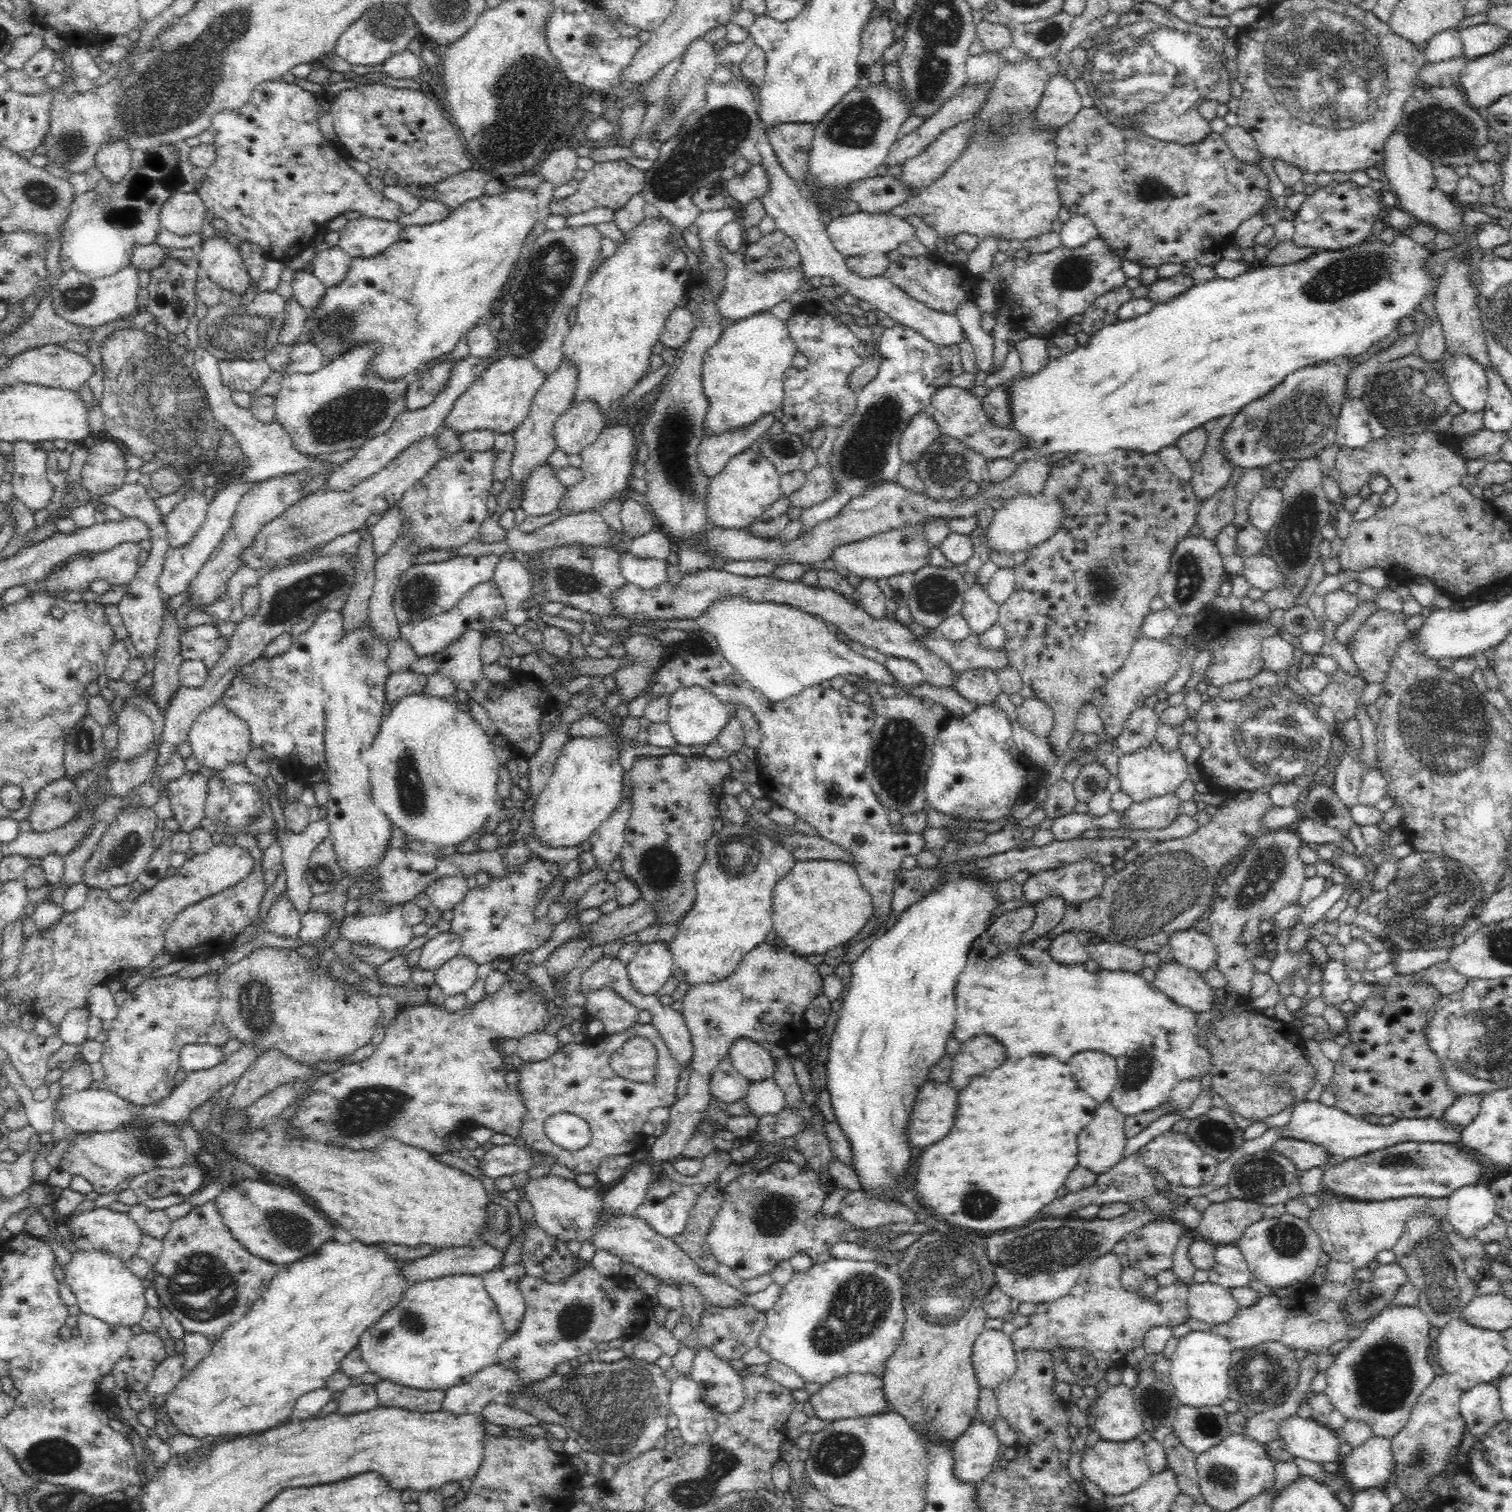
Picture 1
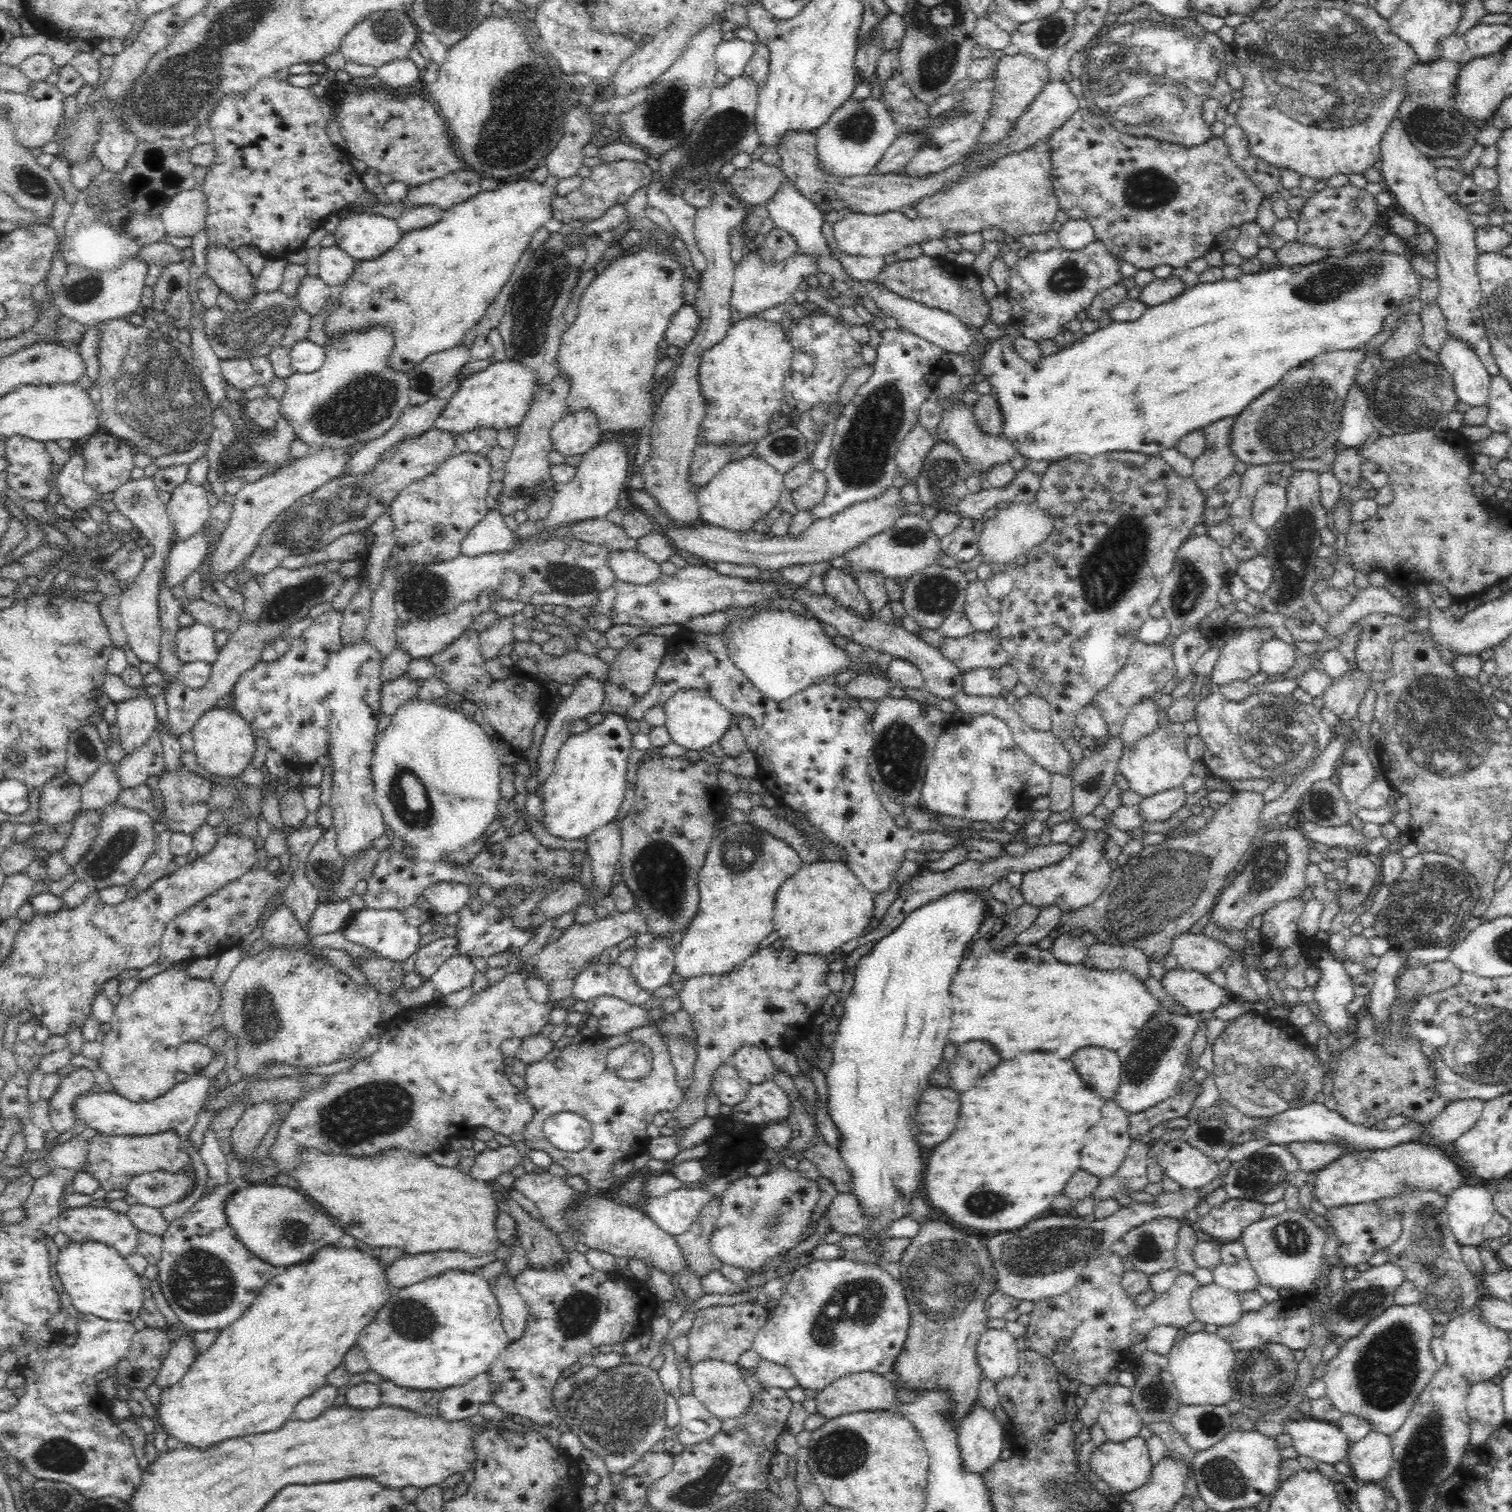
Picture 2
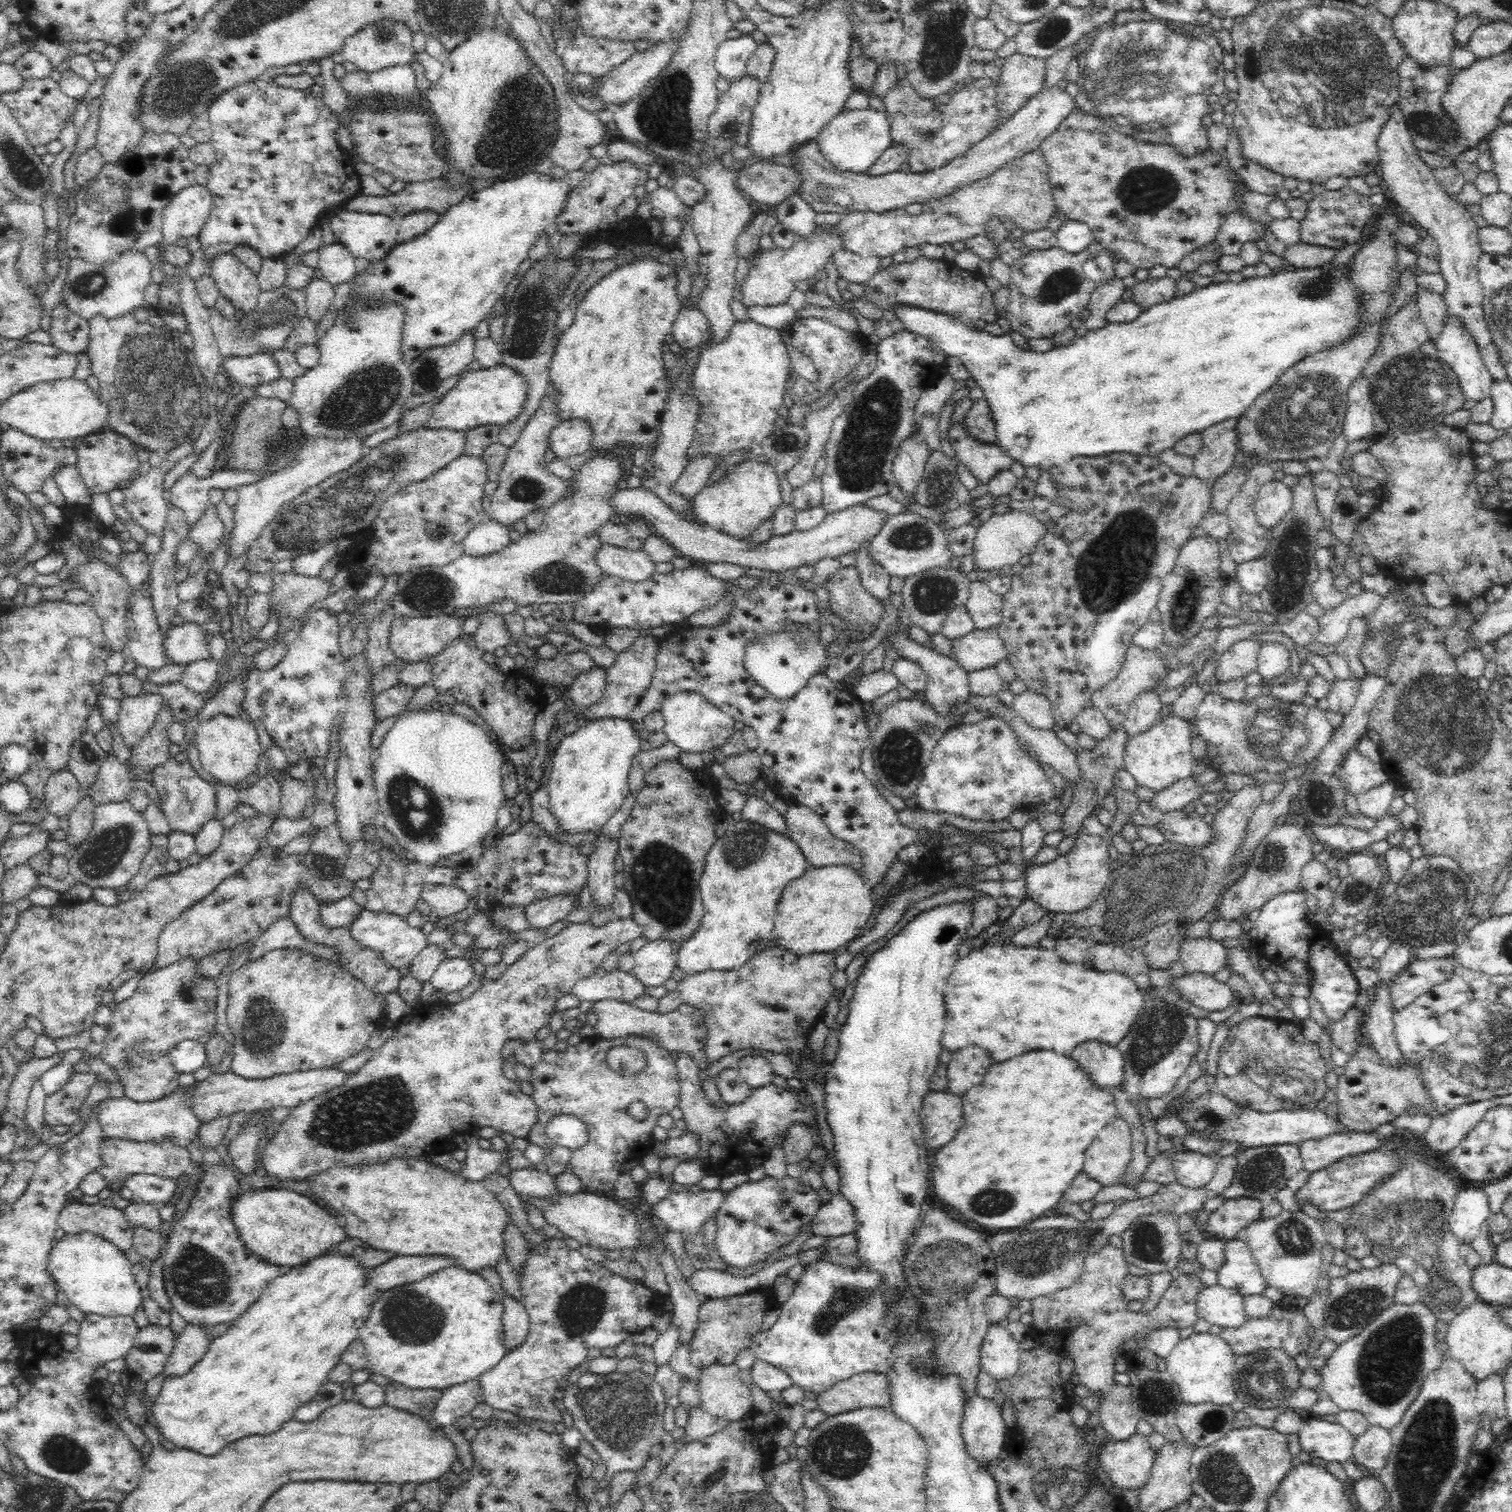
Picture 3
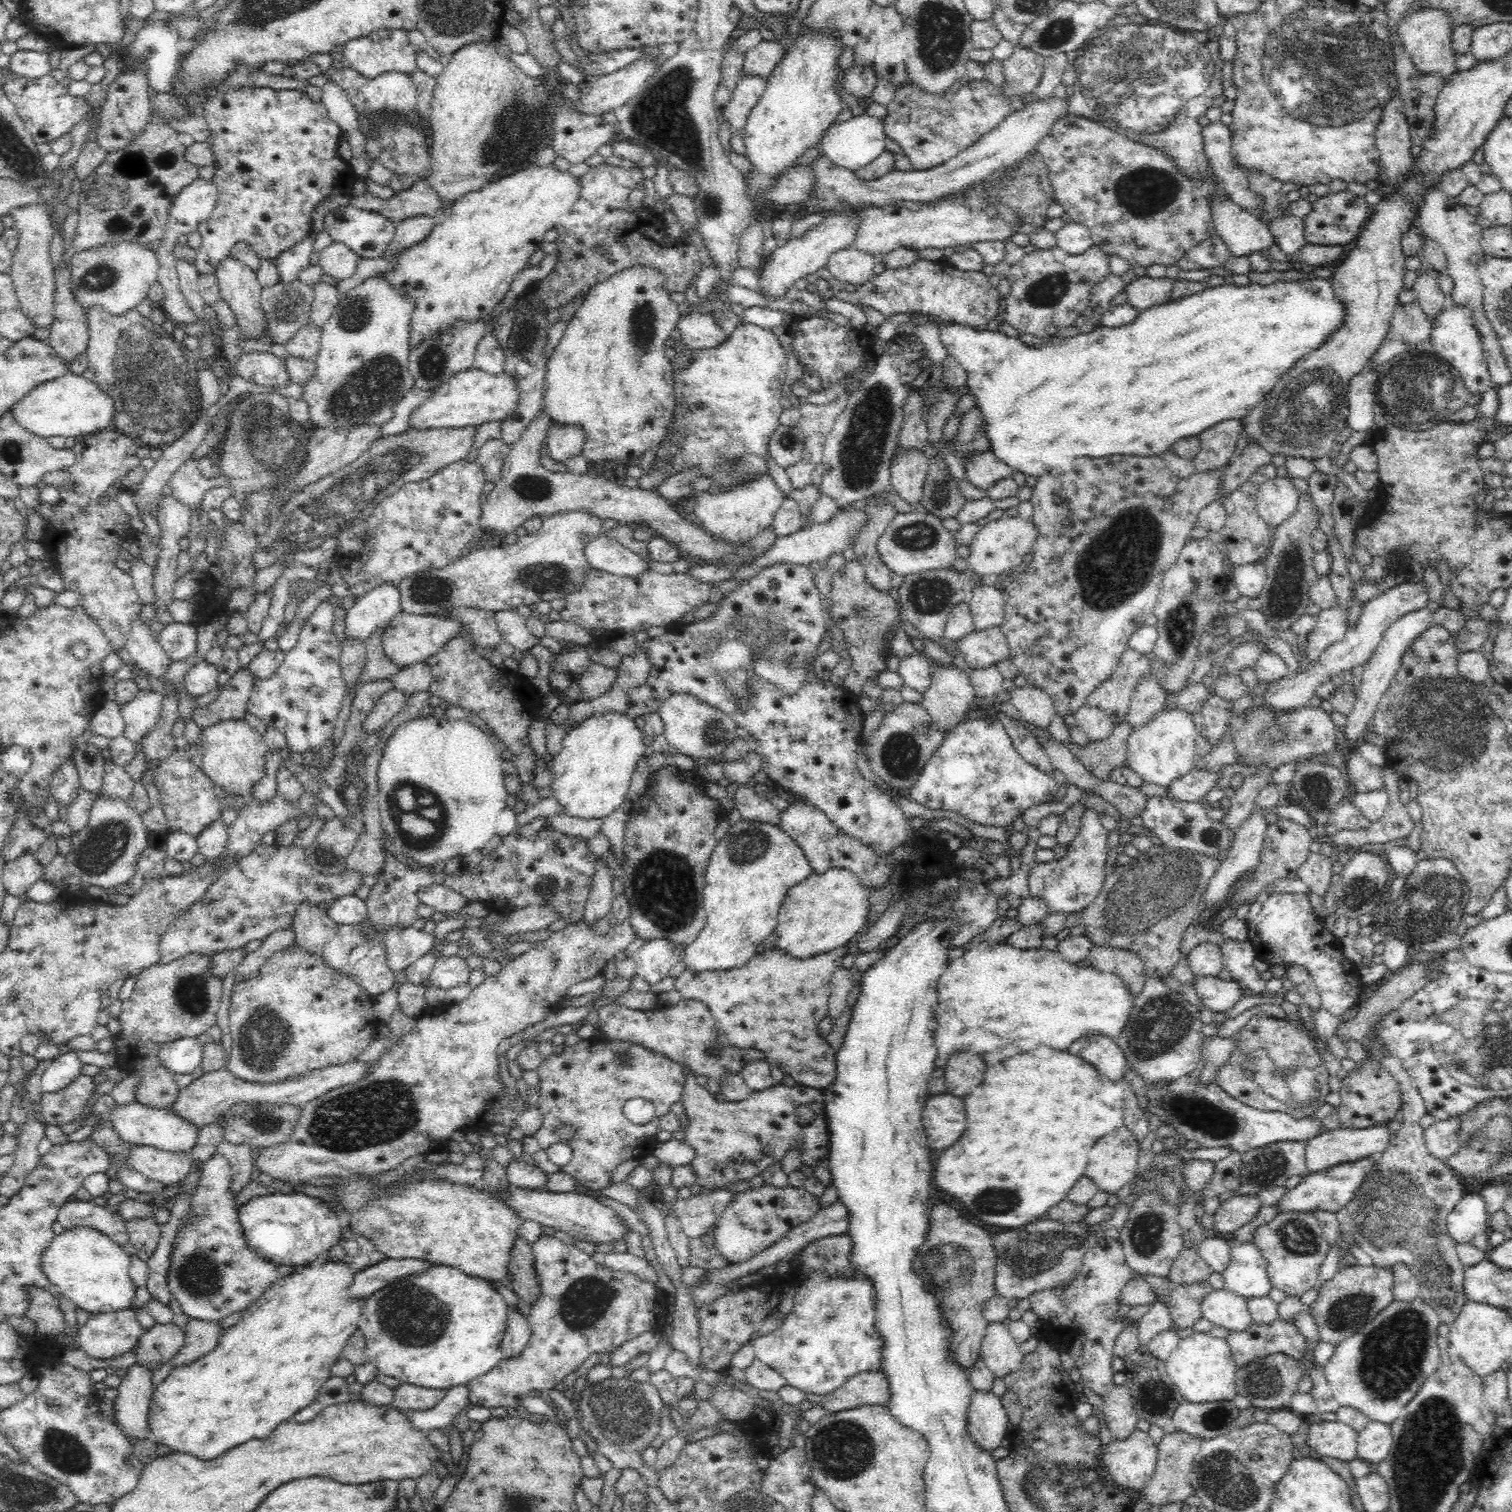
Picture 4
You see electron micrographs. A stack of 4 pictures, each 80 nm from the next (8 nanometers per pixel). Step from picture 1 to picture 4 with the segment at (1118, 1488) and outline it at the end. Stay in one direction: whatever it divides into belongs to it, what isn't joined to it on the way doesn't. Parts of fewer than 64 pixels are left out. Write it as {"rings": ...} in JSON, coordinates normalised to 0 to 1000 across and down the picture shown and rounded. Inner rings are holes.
{"rings":[[[750,946],[745,952],[733,951],[728,963],[737,980],[755,986],[763,975],[766,957],[759,947]]]}

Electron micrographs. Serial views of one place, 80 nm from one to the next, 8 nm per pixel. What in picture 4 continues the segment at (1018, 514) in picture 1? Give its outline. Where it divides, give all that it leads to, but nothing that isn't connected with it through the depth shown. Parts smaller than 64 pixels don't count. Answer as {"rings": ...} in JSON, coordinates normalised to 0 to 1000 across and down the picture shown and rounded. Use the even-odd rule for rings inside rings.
{"rings":[[[663,341],[661,343],[654,345],[647,349],[643,358],[641,360],[642,367],[640,370],[642,376],[648,382],[653,380],[662,381],[669,376],[677,374],[676,370],[679,366],[682,365],[684,357],[687,356],[687,350],[681,343],[673,341],[666,342]]]}

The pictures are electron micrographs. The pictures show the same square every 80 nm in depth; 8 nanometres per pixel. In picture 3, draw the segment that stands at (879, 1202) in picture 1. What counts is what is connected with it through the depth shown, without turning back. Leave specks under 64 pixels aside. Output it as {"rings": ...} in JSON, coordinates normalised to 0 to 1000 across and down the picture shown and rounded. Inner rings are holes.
{"rings":[[[554,788],[553,791],[550,791],[550,794],[546,798],[542,800],[538,807],[529,812],[529,815],[535,812],[535,813],[541,817],[554,818],[565,815],[567,811],[565,803],[565,799]]]}

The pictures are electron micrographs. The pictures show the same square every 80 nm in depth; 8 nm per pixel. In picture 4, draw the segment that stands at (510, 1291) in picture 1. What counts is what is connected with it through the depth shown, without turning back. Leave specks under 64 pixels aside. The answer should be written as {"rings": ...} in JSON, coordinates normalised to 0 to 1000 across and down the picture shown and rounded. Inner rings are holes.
{"rings":[[[337,864],[334,884],[331,892],[332,894],[332,898],[337,899],[342,897],[348,892],[351,884],[351,876],[348,874],[348,871],[343,868],[343,866]]]}

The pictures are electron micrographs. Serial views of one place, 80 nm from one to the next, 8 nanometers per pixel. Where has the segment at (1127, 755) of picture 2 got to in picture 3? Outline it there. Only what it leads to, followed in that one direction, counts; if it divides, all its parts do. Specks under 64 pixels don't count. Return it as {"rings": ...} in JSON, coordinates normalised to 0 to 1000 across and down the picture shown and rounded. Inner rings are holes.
{"rings":[[[774,472],[767,475],[761,483],[746,488],[743,500],[743,508],[750,514],[752,520],[767,524],[776,517],[789,513],[788,508],[791,505],[791,502],[788,498],[789,487],[786,478]]]}

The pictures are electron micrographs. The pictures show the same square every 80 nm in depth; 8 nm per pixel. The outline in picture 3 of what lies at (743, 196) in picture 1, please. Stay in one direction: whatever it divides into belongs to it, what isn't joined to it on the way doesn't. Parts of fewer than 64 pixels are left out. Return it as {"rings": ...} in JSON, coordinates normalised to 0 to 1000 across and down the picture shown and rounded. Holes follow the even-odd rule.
{"rings":[[[500,107],[488,114],[488,125],[499,136],[516,135],[519,131],[528,128],[530,116],[521,110]]]}

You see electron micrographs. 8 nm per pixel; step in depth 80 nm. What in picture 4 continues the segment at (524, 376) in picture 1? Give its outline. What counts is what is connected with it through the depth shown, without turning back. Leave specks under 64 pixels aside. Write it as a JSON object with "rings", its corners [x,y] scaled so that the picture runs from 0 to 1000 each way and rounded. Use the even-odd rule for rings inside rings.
{"rings":[[[316,243],[308,244],[287,257],[286,262],[275,269],[271,276],[271,283],[282,284],[290,283],[308,283],[321,279],[335,278],[340,274],[343,266],[343,256],[341,249],[335,247],[323,247]]]}

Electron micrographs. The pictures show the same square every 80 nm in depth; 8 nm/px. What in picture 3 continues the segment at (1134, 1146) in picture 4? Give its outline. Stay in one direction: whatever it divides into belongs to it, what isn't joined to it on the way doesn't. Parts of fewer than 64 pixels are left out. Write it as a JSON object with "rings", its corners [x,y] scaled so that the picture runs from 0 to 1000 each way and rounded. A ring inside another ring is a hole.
{"rings":[[[738,738],[737,742],[731,743],[721,755],[721,758],[717,762],[717,775],[725,780],[729,784],[736,783],[742,783],[741,778],[744,776],[746,769],[749,766],[748,764],[749,753],[748,745],[741,738]]]}

